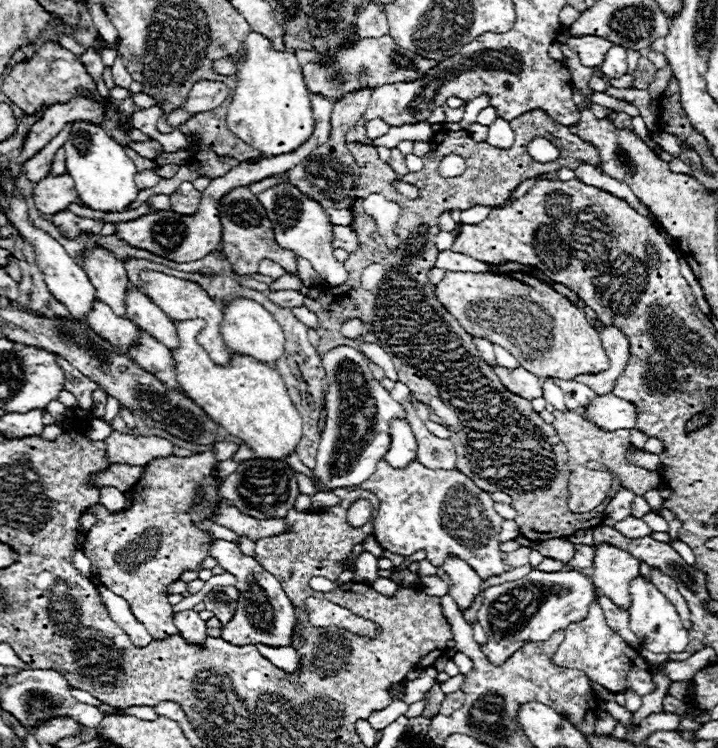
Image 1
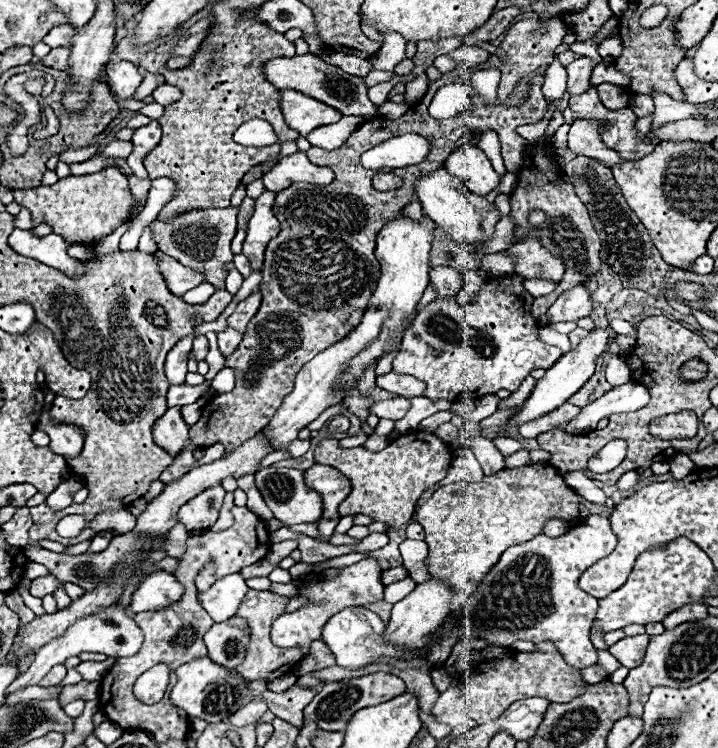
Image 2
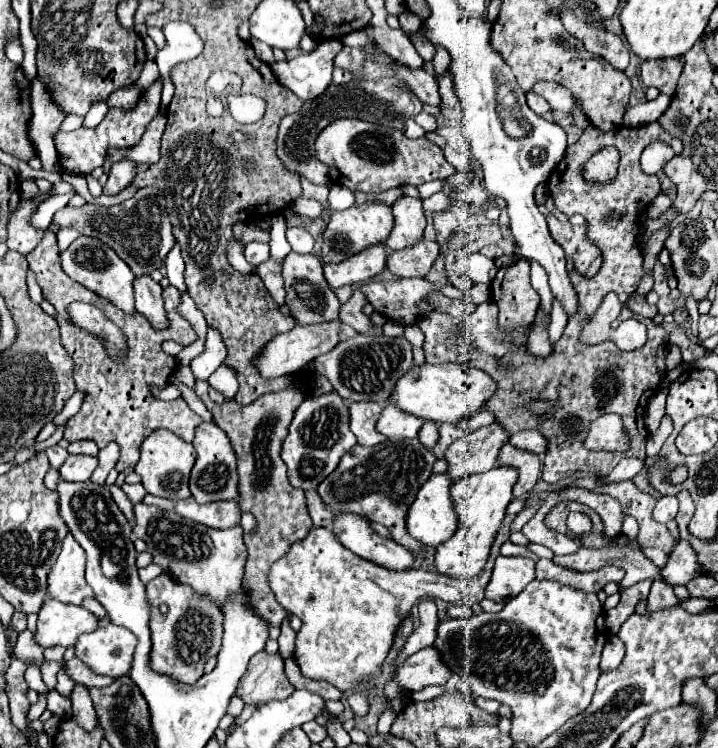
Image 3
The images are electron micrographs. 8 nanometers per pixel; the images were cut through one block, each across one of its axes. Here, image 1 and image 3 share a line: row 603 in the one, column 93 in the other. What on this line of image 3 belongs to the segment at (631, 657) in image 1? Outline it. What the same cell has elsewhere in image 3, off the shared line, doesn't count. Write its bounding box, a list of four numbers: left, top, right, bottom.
[48,534,94,604]

